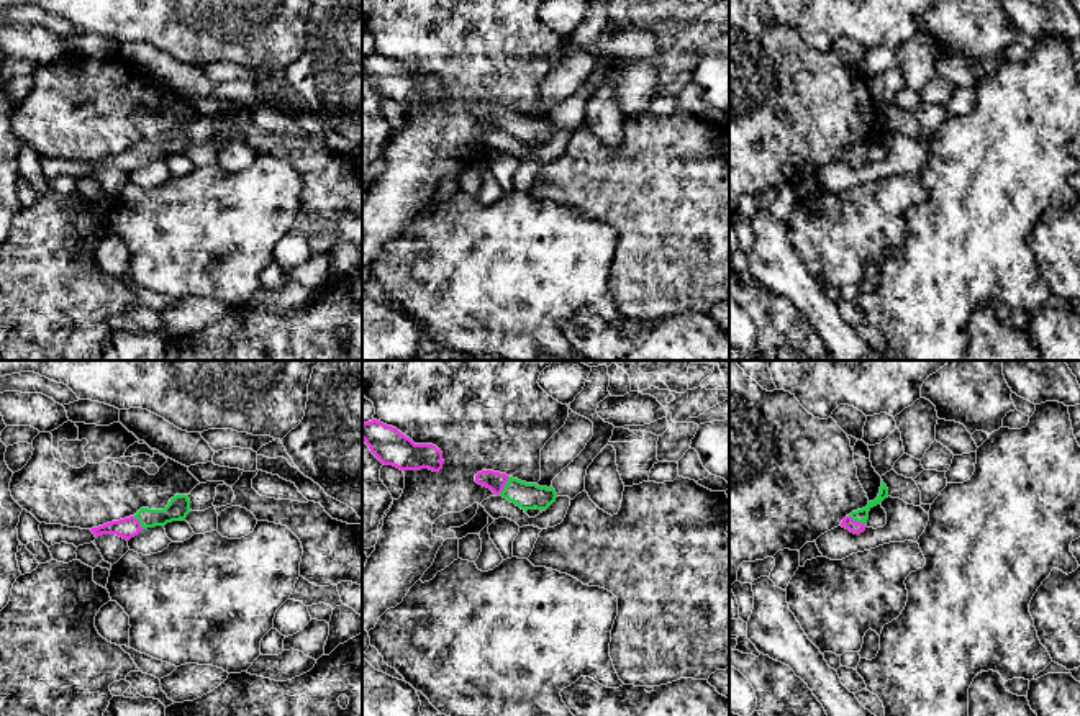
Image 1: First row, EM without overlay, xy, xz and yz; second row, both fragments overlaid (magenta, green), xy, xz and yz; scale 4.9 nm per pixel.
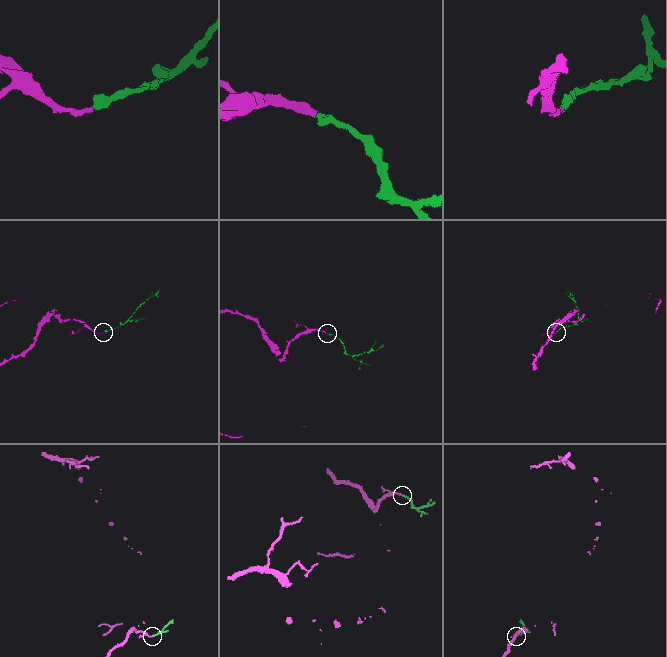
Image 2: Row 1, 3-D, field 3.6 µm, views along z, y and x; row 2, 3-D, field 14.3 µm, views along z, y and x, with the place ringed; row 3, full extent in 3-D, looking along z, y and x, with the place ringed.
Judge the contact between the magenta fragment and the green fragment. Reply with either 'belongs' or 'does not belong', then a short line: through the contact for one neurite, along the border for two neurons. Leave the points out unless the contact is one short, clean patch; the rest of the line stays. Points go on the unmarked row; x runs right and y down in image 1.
belongs | xz (494, 113), (503, 120), (525, 128)

